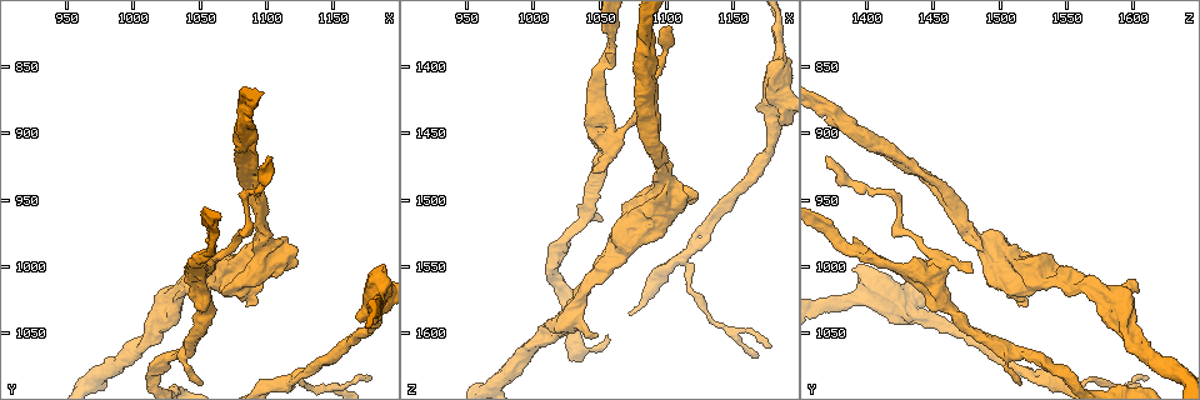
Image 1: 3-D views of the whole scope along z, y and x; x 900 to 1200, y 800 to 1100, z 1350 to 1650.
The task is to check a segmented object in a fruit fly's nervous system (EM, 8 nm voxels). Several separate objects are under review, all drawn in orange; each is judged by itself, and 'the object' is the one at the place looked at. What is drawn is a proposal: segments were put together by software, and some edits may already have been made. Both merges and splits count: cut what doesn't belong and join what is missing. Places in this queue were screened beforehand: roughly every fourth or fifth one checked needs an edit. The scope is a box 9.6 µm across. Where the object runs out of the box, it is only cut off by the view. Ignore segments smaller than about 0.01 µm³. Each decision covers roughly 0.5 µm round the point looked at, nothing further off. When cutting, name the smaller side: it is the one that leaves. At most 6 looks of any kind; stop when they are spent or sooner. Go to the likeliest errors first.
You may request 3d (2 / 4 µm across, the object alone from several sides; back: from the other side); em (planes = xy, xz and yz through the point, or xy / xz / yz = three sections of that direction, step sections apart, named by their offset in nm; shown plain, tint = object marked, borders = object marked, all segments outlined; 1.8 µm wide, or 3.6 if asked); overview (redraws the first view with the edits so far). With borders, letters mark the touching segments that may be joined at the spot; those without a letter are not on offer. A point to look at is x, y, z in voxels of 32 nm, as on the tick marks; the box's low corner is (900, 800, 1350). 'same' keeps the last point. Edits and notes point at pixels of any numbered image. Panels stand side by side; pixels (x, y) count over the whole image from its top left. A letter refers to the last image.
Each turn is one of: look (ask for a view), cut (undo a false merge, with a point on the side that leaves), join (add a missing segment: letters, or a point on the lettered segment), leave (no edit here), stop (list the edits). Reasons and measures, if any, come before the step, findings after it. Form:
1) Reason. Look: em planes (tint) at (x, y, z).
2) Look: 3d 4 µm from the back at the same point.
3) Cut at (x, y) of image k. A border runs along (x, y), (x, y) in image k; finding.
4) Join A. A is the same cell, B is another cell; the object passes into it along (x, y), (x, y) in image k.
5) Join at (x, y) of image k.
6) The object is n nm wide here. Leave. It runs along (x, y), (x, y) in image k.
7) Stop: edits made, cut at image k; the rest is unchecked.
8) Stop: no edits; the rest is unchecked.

End of a long branch. Look: em xy step 8 (borders) at (1104, 918, 1368).

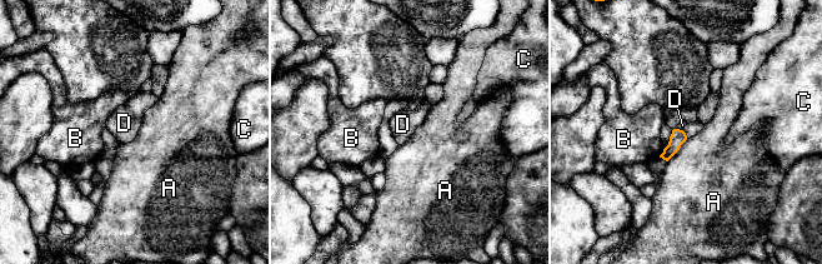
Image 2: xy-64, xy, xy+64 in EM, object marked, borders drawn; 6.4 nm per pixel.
Another direction. Look: em planes (borders) at the same point.

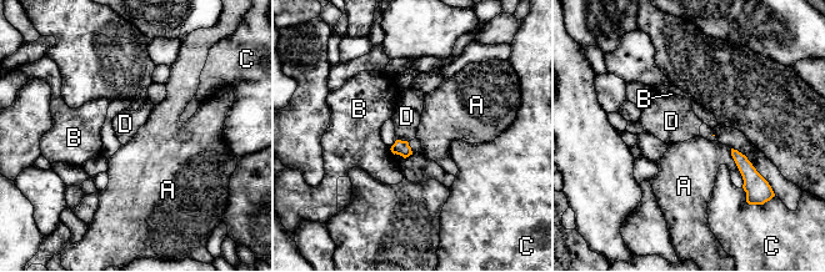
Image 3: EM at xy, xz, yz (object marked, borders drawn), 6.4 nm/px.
Join D. D is the same cell, A, B and C are other cells; the object passes into it along (400, 147), (403, 141), (406, 116) in image 3; the neuron continues.

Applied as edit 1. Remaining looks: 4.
Look: overview.

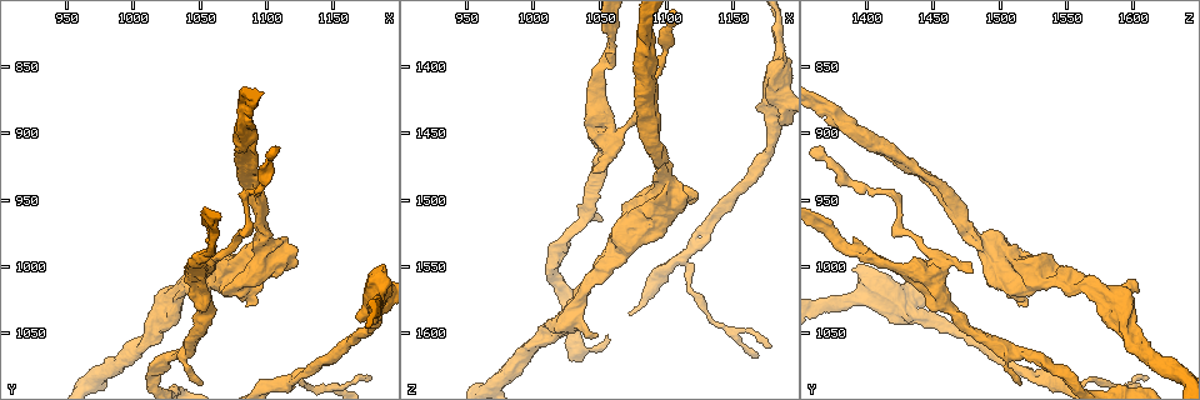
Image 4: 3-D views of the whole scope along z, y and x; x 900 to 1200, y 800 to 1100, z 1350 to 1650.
Sudden change in width. Look: 3d 4 µm at (1102, 986, 1496).

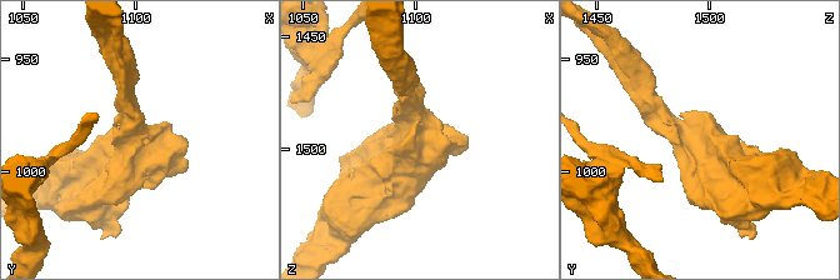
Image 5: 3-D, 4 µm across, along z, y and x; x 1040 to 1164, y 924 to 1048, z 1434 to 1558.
Look: em 3.6 µm planes (tint) at (1102, 986, 1496).

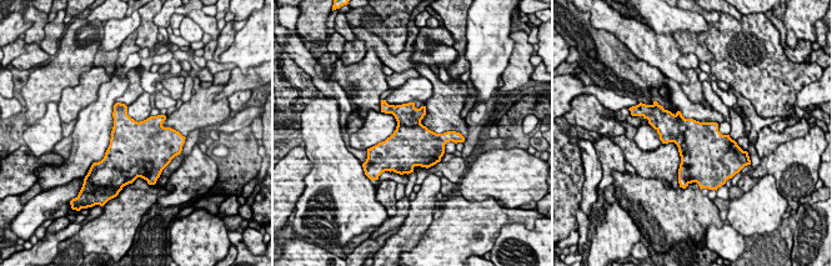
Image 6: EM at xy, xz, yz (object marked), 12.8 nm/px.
See the neighbours. Look: em 3.6 µm planes (borders) at the same point.

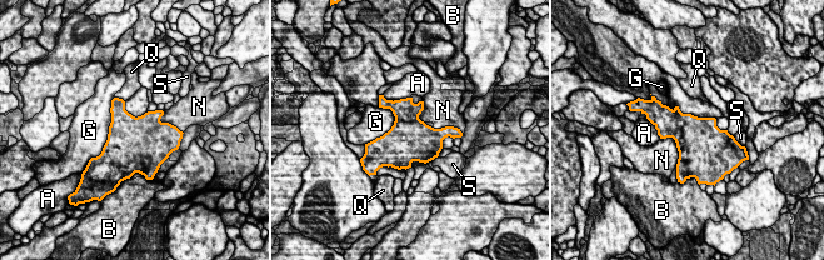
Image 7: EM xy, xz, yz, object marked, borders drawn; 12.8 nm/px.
Leave. A, B, G, N, Q and S are other cells; a border runs along (660, 138), (674, 140), (677, 166) in image 7; all the same neuron.

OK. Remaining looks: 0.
Stop: edits made, join at image 3; the rest is unchecked.

